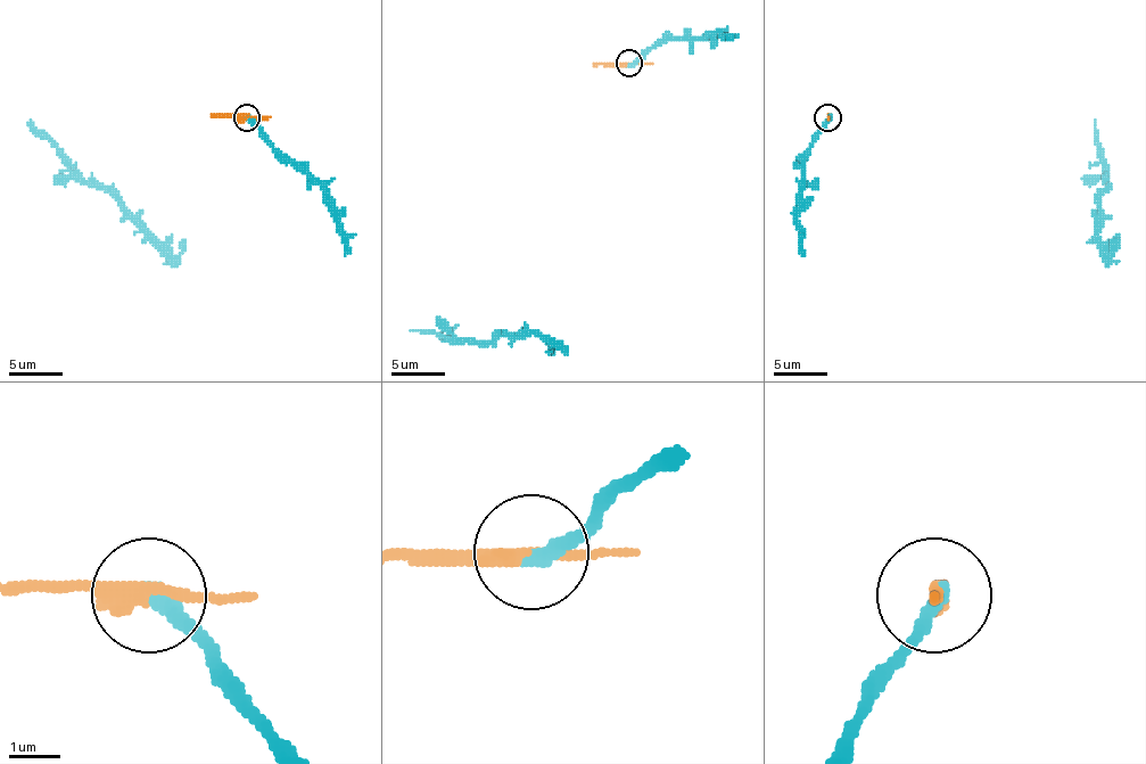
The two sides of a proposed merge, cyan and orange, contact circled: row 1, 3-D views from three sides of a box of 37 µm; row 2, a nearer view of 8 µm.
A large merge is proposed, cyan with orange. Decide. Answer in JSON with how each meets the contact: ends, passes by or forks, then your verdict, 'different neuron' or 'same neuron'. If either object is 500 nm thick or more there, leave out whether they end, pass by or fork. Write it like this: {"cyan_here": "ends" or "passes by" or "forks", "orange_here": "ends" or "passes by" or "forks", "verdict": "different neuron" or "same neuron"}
{"cyan_here": "ends", "orange_here": "passes by", "verdict": "different neuron"}

